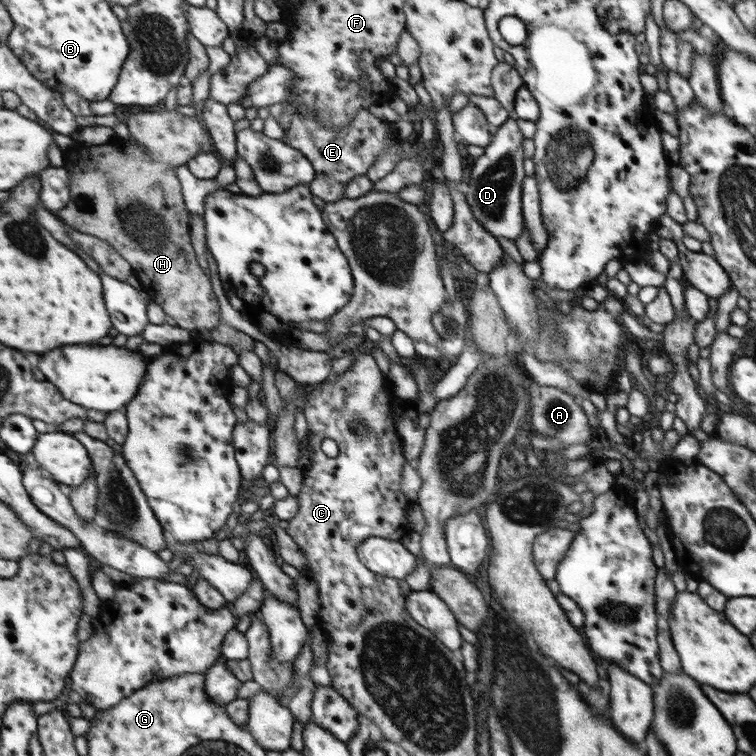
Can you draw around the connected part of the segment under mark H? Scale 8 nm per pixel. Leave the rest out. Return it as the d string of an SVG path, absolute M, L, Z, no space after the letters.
M176 109L144 110L130 115L125 126L128 138L114 136L105 145L87 145L77 141L58 155L59 162L69 170L72 180L72 197L59 211L60 220L77 232L112 244L115 252L130 264L141 284L141 291L172 317L179 328L195 334L199 330L215 329L217 324L221 324L221 304L217 303L217 292L213 292L209 272L205 272L205 268L201 268L201 260L197 260L197 248L193 248L193 212L185 208L181 184L174 173L175 168L185 165L197 154L213 153L212 137L195 117L181 114Z

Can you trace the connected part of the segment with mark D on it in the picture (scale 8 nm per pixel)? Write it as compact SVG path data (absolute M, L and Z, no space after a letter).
M509 116L508 120L491 136L483 154L473 160L466 183L465 202L475 221L491 236L515 241L521 235L523 218L521 218L520 186L523 174L523 135L517 127L516 120Z

